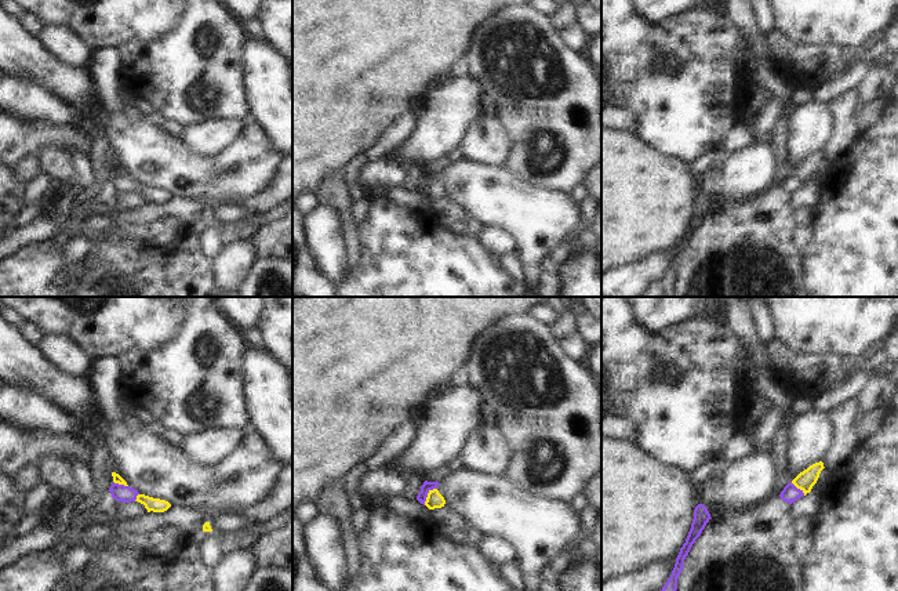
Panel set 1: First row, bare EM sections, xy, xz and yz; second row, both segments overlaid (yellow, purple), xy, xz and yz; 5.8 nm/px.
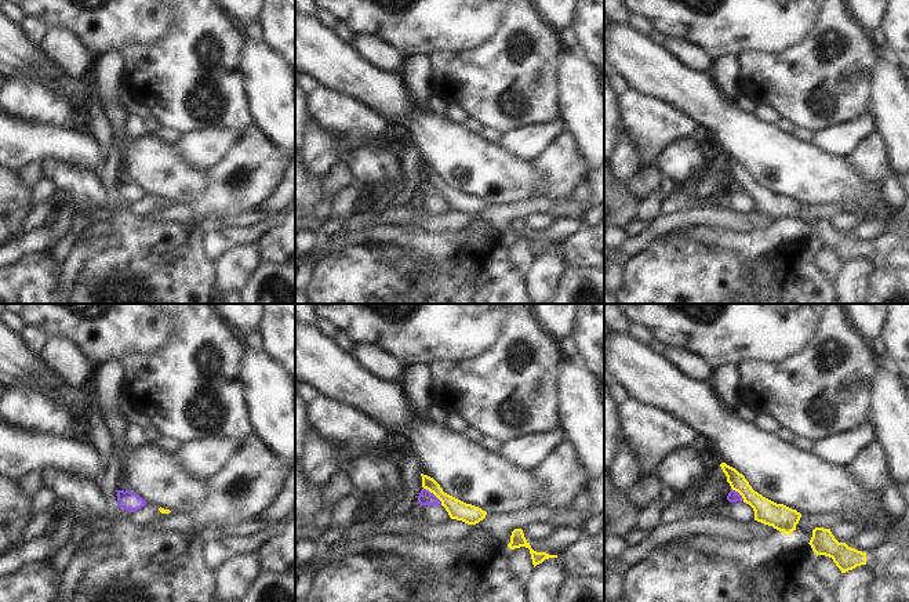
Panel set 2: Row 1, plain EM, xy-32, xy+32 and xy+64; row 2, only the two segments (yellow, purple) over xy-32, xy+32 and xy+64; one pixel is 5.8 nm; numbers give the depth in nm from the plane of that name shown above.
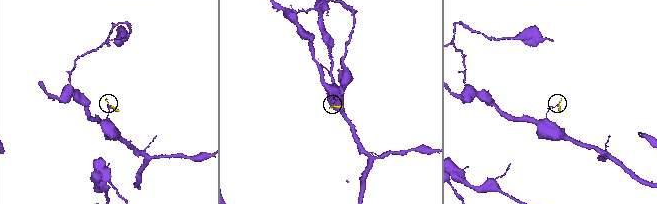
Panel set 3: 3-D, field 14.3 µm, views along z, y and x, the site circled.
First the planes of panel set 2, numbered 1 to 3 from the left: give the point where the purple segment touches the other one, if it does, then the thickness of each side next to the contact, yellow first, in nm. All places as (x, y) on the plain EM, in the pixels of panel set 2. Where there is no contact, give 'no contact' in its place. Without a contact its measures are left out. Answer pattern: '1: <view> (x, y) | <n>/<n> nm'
1: no contact
2: xy+32 (433, 184) | 120/90 nm
3: xy+64 (738, 182) | 140/70 nm

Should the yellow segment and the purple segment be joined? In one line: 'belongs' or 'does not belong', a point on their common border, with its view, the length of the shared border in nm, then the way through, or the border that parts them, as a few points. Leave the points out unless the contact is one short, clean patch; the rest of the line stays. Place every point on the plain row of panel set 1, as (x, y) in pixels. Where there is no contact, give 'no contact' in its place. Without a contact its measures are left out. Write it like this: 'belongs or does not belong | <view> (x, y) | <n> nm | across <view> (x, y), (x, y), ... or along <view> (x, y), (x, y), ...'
does not belong | xz (428, 185) | 130 nm | along xz (436, 178), (428, 184), (424, 195)

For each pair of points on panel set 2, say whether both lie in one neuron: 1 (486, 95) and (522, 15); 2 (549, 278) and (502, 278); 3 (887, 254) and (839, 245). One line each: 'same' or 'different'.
1: same
2: different
3: same

